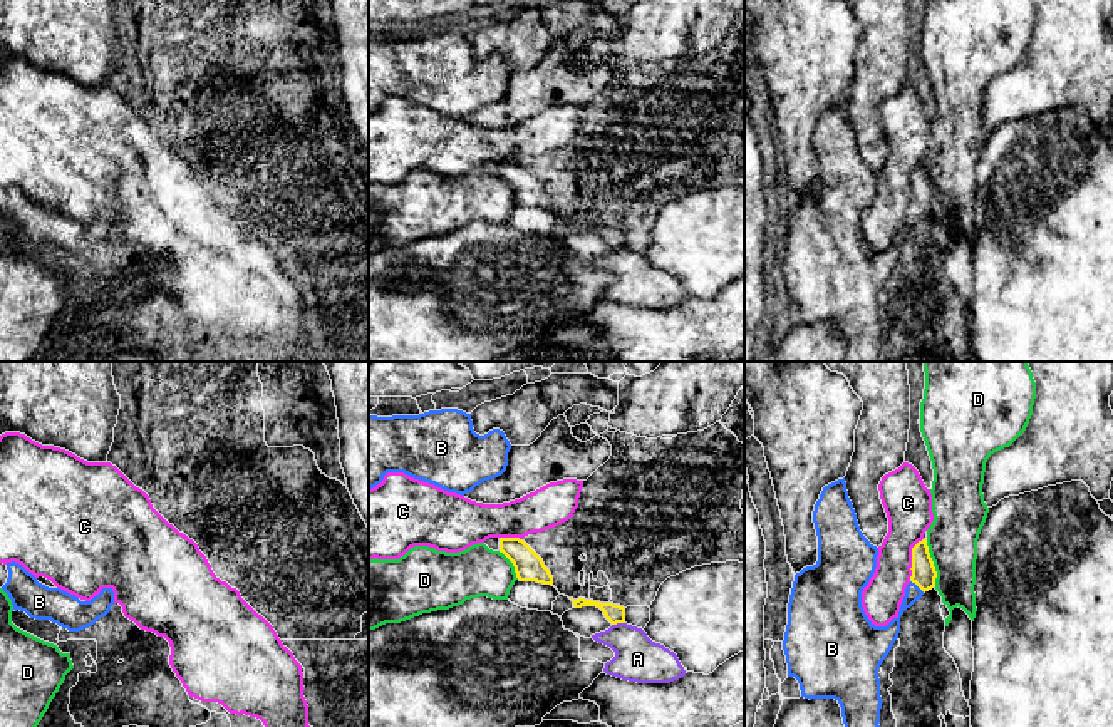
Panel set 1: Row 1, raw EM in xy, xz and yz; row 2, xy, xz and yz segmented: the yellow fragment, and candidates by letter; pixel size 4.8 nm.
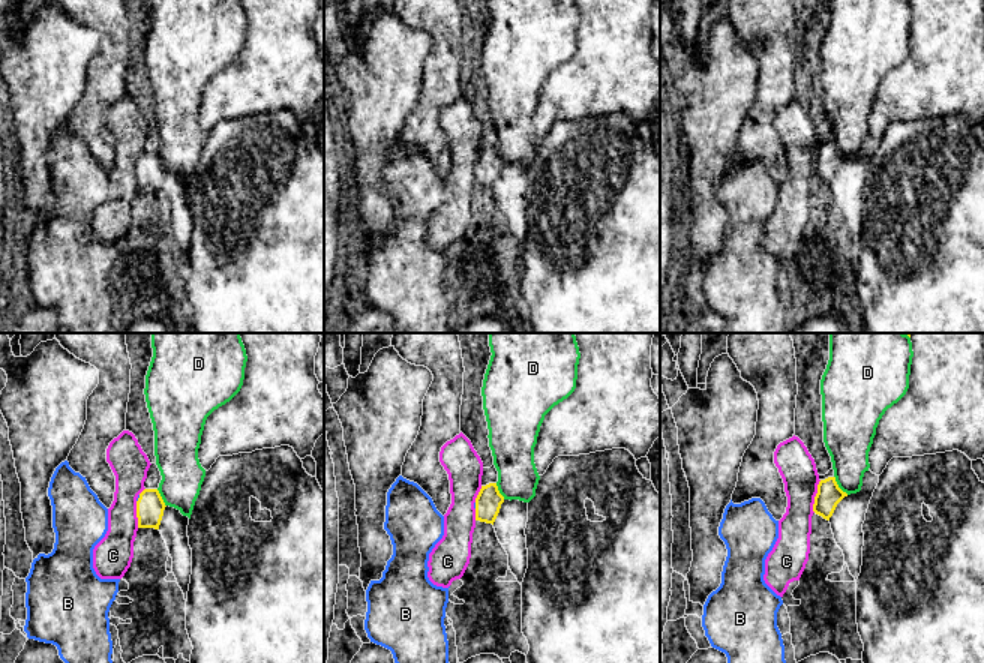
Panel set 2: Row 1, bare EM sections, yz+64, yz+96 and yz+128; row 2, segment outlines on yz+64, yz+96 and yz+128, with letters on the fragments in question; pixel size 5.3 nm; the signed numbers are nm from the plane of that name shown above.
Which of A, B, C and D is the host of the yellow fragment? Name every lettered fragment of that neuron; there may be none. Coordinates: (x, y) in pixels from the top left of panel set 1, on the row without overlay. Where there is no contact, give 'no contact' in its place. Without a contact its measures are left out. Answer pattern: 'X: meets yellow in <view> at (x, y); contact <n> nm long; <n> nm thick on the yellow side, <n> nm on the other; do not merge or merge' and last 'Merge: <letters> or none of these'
A: meets yellow in xz at (617, 247); contact 70 nm long; 90 nm thick on the yellow side, 220 nm on the other; do not merge
B: meets yellow in yz at (917, 210); contact 90 nm long; 120 nm thick on the yellow side, 80 nm on the other; merge
C: meets yellow in yz at (912, 185); contact 220 nm long; 120 nm thick on the yellow side, 220 nm on the other; do not merge
D: meets yellow in yz at (932, 188); contact 220 nm long; 120 nm thick on the yellow side, 240 nm on the other; do not merge
Merge: B

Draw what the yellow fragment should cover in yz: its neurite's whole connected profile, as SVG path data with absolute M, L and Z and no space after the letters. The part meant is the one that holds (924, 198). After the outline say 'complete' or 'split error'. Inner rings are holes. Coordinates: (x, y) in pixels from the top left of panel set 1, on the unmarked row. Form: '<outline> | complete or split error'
M845 102L823 112L815 129L818 186L795 199L783 275L788 302L795 302L805 323L835 323L841 332L845 362L877 362L880 357L878 293L900 258L900 241L935 211L937 196L927 164L912 173L912 201L898 241L887 251L875 251L863 236L862 216L877 193L878 173L860 156Z | split error

